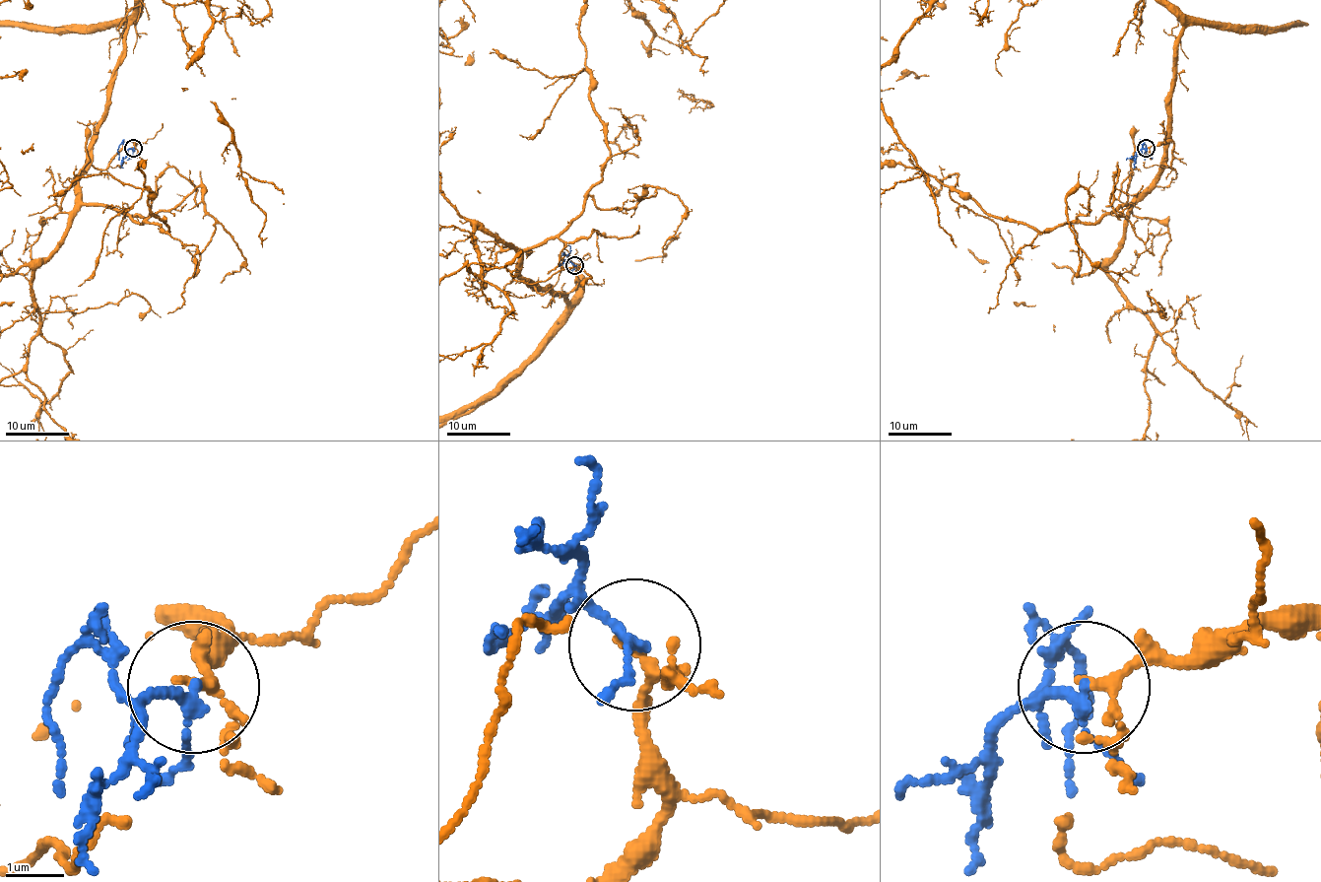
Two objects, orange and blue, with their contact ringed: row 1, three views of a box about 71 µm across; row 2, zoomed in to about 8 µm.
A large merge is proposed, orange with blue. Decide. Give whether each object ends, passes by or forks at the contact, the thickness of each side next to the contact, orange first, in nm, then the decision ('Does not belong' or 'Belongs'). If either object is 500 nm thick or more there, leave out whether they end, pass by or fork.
At the ring orange passes by. At the ring blue passes by. Thickness 140 nm (orange) against 150 nm. Does not belong

